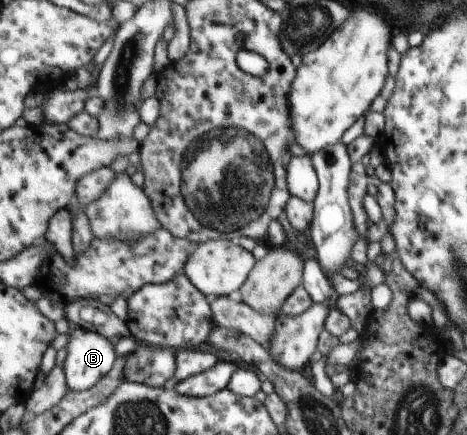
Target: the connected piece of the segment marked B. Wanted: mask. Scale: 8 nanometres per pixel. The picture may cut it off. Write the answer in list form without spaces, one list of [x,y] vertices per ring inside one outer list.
[[[78,324],[68,336],[69,356],[64,364],[68,386],[75,392],[94,389],[115,368],[116,346],[105,335]]]

